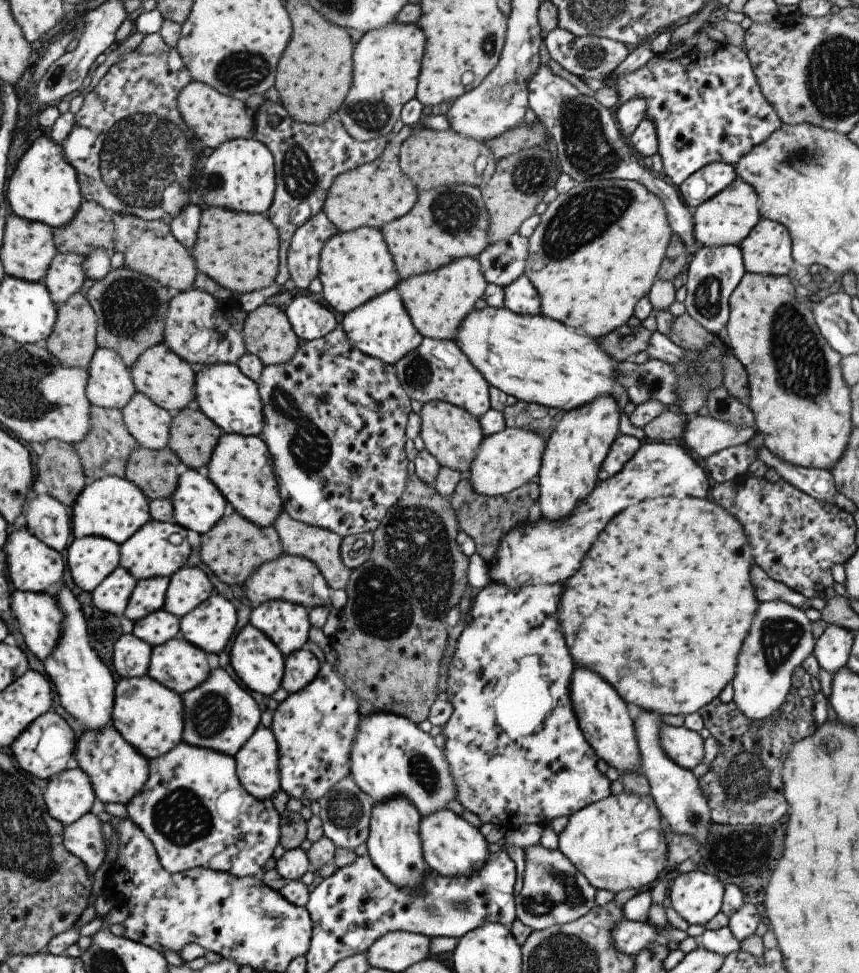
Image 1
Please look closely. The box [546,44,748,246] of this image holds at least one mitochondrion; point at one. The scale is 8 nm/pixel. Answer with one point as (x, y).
(588, 151)

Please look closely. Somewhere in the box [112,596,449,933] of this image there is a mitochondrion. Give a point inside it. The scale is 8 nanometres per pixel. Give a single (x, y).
(182, 817)

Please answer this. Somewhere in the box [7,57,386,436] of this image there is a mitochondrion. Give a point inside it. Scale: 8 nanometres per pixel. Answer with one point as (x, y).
(147, 158)

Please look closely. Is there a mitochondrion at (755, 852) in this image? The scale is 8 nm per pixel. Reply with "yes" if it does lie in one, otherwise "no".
yes

